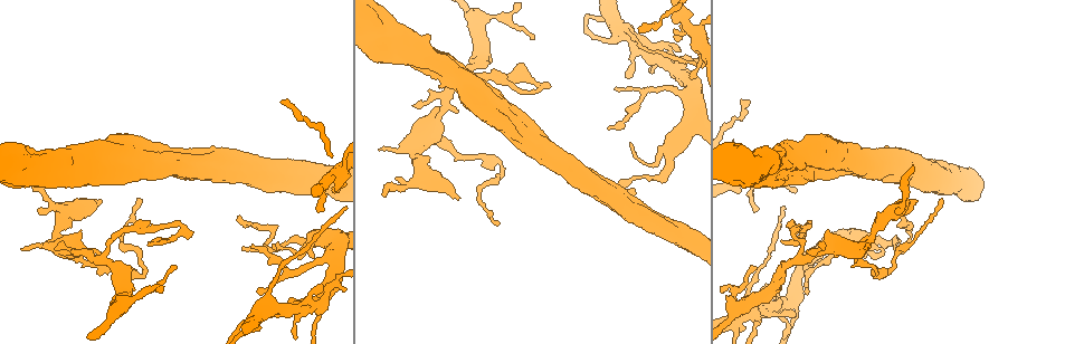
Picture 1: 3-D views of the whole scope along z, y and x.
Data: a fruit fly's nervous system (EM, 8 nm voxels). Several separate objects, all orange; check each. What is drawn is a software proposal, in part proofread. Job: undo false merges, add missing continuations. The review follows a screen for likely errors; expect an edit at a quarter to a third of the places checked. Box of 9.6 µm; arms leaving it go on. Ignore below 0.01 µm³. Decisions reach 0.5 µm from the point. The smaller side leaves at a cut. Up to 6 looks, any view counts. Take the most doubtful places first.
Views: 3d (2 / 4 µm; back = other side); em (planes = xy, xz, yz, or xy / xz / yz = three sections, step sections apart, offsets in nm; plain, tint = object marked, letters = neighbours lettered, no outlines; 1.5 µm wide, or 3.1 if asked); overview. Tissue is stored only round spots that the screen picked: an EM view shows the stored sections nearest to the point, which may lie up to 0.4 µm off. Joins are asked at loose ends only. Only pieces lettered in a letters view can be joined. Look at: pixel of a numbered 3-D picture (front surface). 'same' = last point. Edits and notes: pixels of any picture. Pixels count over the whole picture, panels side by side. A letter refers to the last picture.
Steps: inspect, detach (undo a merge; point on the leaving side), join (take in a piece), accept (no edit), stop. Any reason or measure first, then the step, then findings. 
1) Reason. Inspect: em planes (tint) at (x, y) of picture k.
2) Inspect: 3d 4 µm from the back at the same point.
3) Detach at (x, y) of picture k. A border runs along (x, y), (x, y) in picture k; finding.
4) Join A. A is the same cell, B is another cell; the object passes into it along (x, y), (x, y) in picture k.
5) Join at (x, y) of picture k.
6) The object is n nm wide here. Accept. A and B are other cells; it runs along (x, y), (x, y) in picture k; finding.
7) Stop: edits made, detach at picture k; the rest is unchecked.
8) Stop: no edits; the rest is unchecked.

An open end. Inspect: 3d 2 µm at (794, 317) of picture 1.

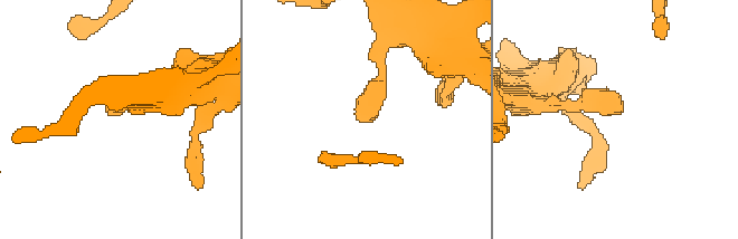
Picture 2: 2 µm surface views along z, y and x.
Inspect: em planes (letters) at (619, 109) of picture 2.

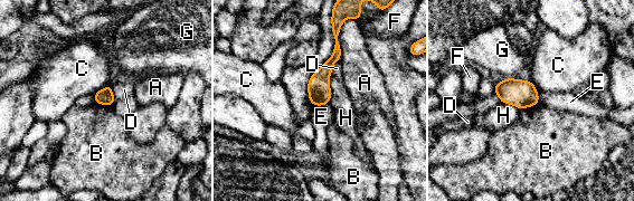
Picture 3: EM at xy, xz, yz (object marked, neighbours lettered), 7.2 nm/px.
Accept. A, B, C, D, E, F, G and H are other cells; it runs along (336, 36), (337, 55), (319, 80), (314, 102) in picture 3; no lettered piece goes on from it.

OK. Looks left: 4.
A fork. Inspect: em planes (letters) at (101, 261) of picture 1.

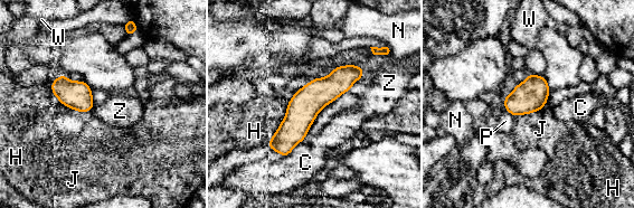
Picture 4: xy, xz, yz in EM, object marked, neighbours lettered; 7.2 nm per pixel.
Accept. C, H, J, N, P, W and Z are other cells; a border runs along (541, 109), (516, 116) in picture 4; all the same cell.

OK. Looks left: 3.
Thin end. Inspect: em planes (letters) at (238, 218) of picture 1.

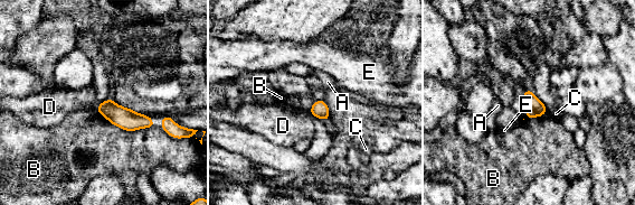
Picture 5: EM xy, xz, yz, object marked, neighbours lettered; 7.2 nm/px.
Accept. A, B, C, D and E are other cells; no lettered piece goes on from it.

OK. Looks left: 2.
Stop: no edits; the rest is unchecked.

